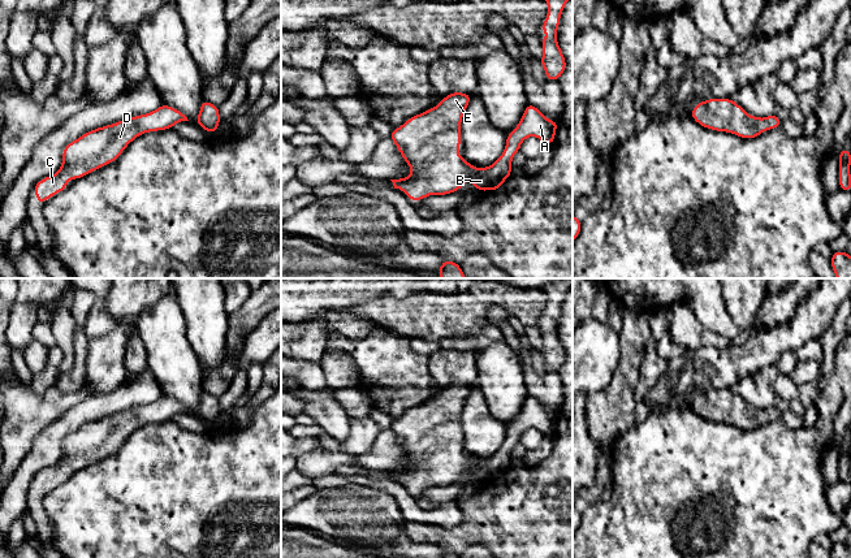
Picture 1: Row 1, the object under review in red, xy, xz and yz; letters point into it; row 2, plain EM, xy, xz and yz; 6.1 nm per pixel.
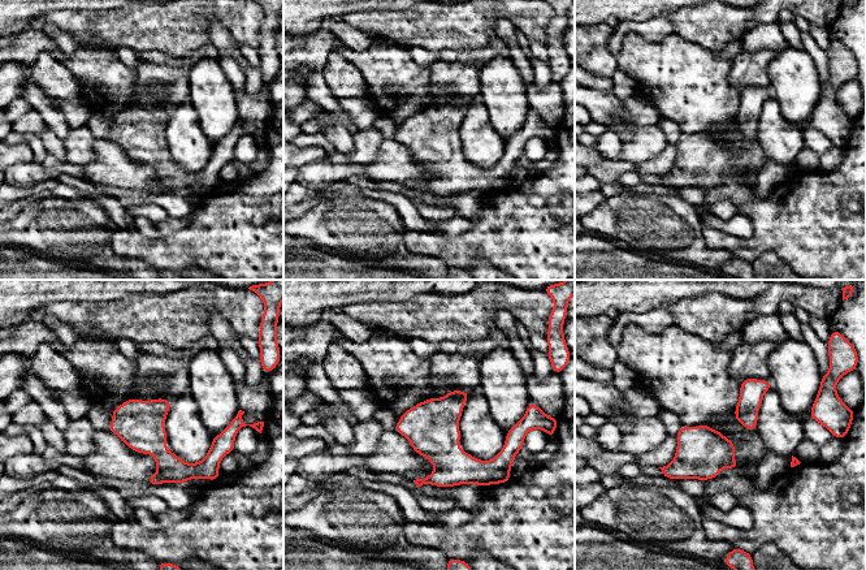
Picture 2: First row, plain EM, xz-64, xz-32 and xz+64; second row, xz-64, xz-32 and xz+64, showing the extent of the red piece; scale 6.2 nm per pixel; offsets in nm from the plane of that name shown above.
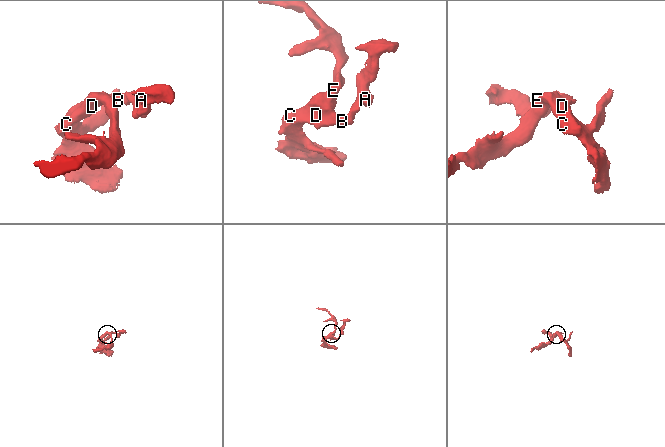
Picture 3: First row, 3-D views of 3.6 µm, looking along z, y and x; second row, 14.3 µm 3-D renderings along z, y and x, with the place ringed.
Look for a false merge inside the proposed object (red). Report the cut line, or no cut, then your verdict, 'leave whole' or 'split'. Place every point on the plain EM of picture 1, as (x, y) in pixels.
cut none; leave whole

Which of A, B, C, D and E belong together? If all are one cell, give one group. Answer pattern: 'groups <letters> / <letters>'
groups A B C D E

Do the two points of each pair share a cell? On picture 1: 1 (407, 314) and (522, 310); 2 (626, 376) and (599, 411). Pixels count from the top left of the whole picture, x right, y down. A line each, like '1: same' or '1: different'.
1: same
2: same

